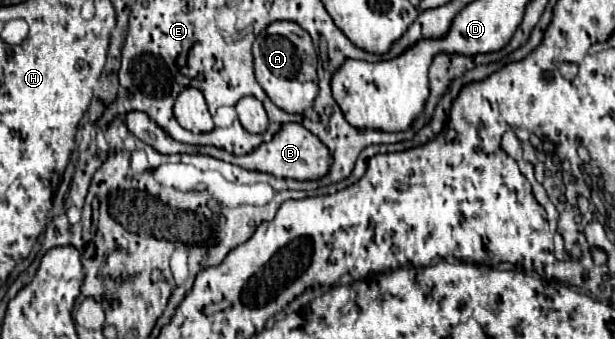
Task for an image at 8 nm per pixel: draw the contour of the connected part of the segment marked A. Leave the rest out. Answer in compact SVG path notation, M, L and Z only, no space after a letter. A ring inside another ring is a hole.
M275 21L263 29L253 43L255 77L269 99L285 113L303 113L309 109L319 93L317 53L307 31L293 21Z

